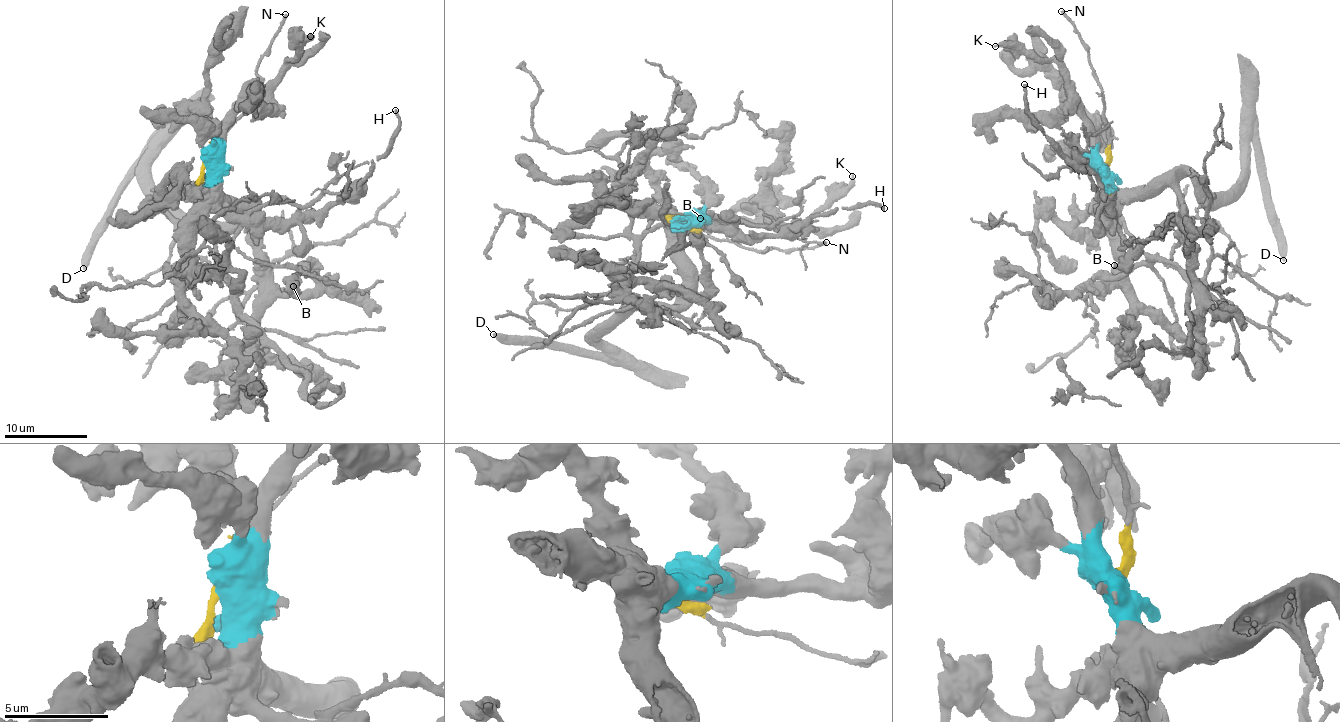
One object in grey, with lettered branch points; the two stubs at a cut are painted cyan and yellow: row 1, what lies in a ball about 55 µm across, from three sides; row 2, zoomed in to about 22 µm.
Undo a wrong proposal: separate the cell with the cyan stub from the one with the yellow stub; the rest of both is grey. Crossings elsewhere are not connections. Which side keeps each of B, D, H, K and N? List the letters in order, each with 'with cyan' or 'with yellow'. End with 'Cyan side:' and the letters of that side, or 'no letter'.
B: with cyan
D: with cyan
H: with cyan
K: with cyan
N: with yellow
Cyan side: B, D, H, K

